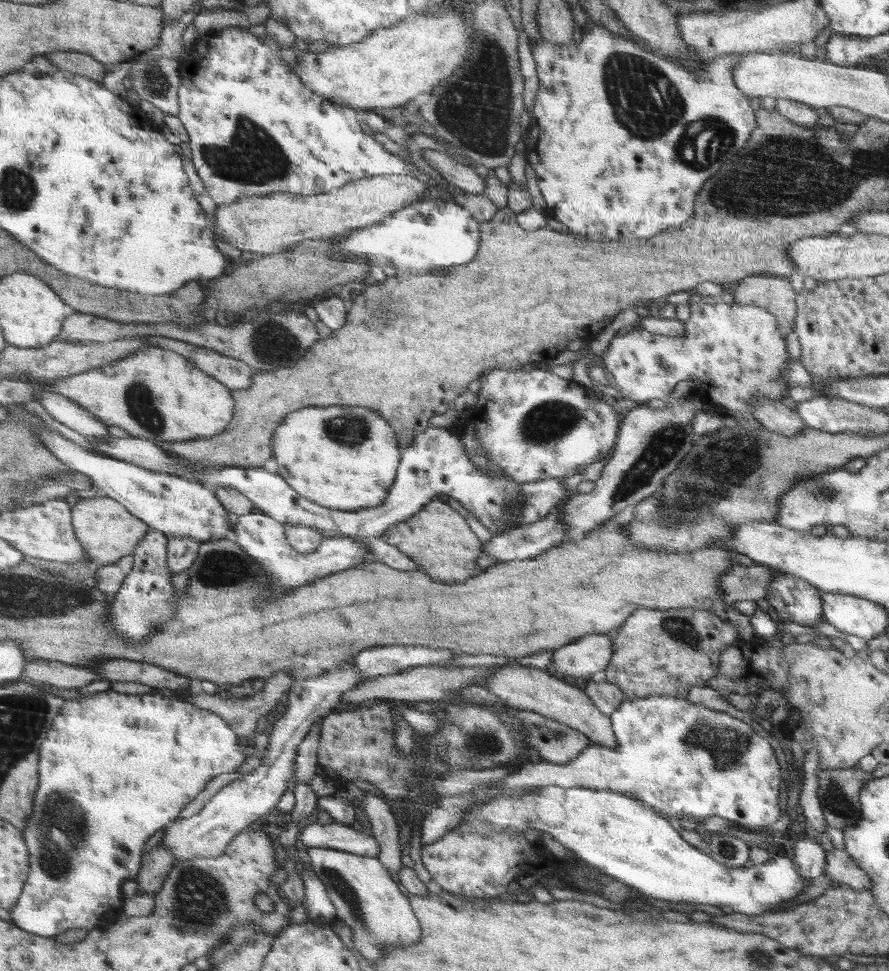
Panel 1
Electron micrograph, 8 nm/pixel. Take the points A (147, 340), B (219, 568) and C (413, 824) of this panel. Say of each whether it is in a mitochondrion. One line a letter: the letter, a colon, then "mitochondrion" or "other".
A: other
B: mitochondrion
C: other

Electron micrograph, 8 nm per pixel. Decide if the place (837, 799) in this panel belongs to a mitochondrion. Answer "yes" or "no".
yes

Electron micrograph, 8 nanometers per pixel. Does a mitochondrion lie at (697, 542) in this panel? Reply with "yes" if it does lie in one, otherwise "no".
no

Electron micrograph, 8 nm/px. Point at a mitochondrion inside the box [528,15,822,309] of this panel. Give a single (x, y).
(646, 103)

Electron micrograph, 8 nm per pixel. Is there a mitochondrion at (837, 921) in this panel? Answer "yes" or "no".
no

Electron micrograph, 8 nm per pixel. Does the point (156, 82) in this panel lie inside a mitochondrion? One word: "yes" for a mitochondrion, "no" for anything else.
yes

